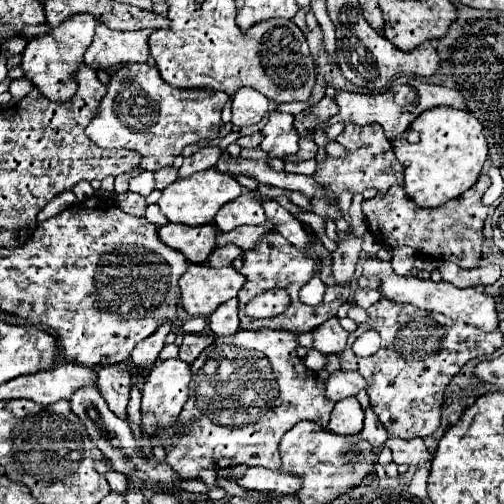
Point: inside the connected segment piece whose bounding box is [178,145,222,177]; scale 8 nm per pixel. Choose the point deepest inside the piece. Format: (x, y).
(206, 157)

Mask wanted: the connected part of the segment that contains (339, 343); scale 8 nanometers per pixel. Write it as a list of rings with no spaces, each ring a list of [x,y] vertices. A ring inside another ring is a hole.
[[[338,317],[328,319],[320,329],[314,329],[312,335],[314,335],[314,349],[318,349],[322,355],[338,355],[346,349],[348,333],[340,327]]]

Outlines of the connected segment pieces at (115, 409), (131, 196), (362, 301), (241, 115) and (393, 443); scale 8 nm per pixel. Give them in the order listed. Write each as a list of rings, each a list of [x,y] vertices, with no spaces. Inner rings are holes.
[[[106,365],[100,369],[100,373],[98,373],[100,393],[106,399],[112,413],[116,413],[120,419],[128,419],[126,405],[128,405],[130,385],[128,385],[128,377],[124,377],[124,373],[116,373],[118,367],[120,365]]]
[[[124,193],[124,195],[116,195],[116,205],[128,213],[128,215],[134,215],[134,217],[144,217],[144,211],[146,211],[146,199],[138,193]]]
[[[356,289],[354,293],[354,303],[368,309],[372,303],[376,303],[380,299],[380,291],[368,291],[368,289]]]
[[[244,87],[232,99],[232,125],[256,125],[266,115],[266,111],[270,111],[270,101],[262,93]]]
[[[388,439],[386,447],[390,447],[396,465],[422,467],[430,459],[430,453],[428,453],[428,449],[426,449],[426,445],[424,445],[422,439],[416,439],[416,441]]]

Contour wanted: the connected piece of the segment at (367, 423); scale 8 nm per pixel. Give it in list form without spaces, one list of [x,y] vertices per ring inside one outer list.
[[[372,407],[366,409],[366,419],[364,419],[364,429],[360,431],[360,437],[372,445],[372,451],[380,449],[384,441],[388,439],[388,433],[384,433],[384,427],[378,423],[378,417],[374,415]]]

